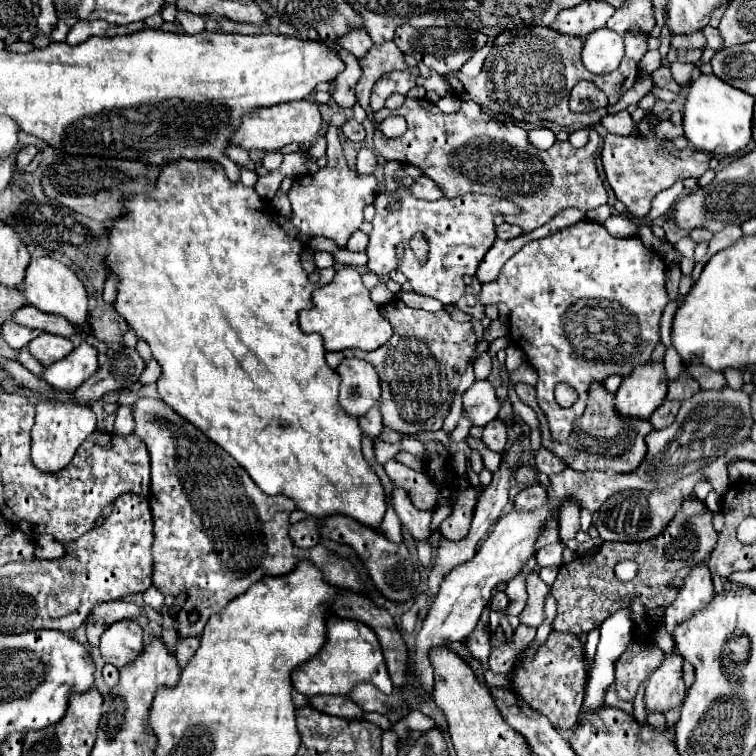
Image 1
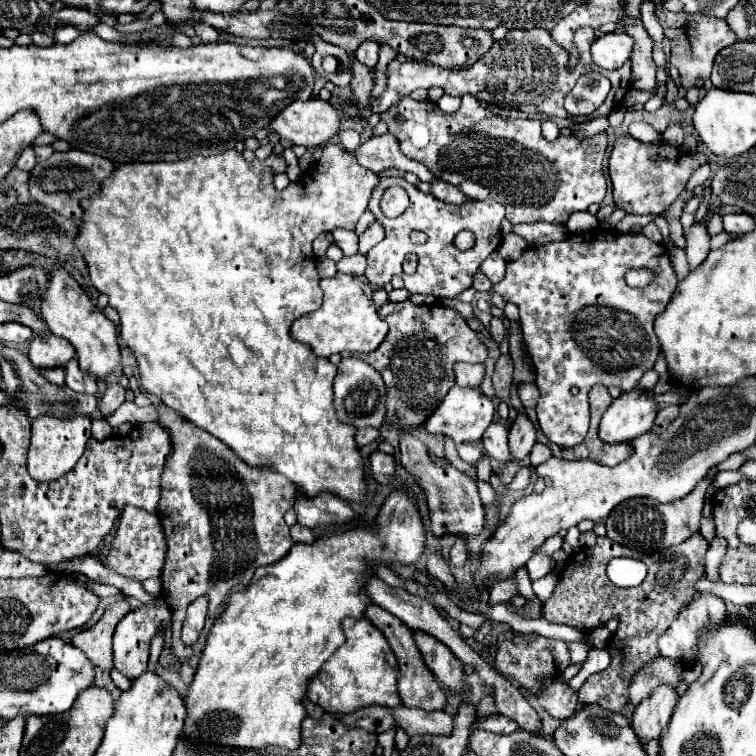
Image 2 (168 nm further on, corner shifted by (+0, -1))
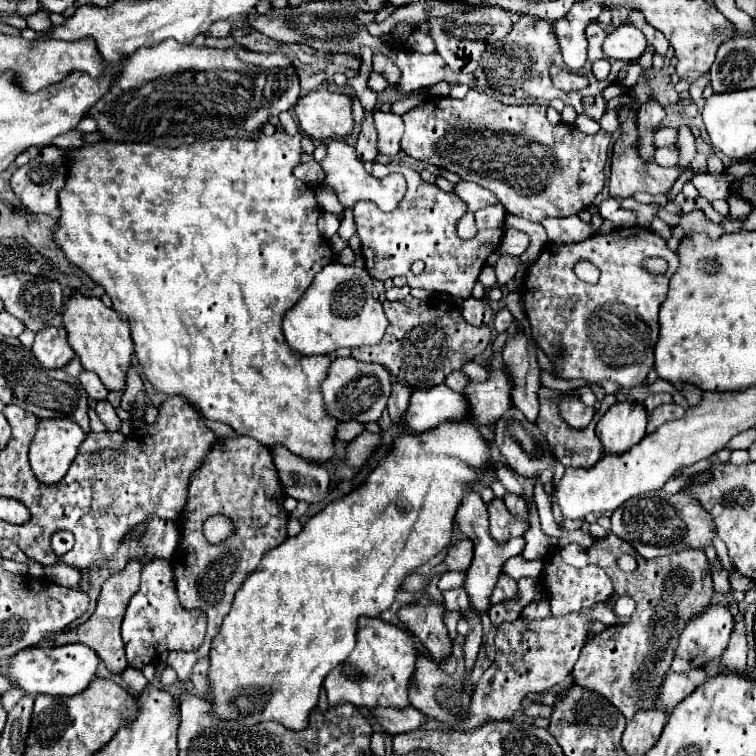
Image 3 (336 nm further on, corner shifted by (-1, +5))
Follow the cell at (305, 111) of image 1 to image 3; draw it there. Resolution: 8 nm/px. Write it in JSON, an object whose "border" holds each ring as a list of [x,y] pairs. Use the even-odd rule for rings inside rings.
{"border":[[[327,88],[309,92],[299,98],[295,116],[305,134],[317,142],[343,138],[353,132],[353,100],[347,94]]]}

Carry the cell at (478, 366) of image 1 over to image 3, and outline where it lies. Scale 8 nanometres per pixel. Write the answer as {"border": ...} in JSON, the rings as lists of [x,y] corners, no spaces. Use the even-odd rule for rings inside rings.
{"border":[[[451,372],[447,378],[445,378],[445,384],[455,390],[455,392],[463,392],[463,388],[467,386],[469,378],[463,374],[463,372]]]}

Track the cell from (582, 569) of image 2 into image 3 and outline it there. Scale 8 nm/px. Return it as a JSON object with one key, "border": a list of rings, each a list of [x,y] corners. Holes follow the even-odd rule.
{"border":[[[615,534],[597,540],[587,554],[591,564],[601,566],[607,576],[611,576],[615,588],[613,598],[631,596],[637,602],[637,610],[629,624],[609,626],[605,632],[587,640],[573,668],[573,676],[579,686],[605,696],[627,720],[631,720],[639,710],[649,710],[657,704],[661,680],[665,680],[671,670],[673,652],[685,624],[711,606],[713,580],[709,564],[701,550],[685,550],[671,558],[663,556],[657,560],[645,560]],[[625,552],[631,552],[637,560],[635,572],[623,572],[619,568],[617,560]]]}

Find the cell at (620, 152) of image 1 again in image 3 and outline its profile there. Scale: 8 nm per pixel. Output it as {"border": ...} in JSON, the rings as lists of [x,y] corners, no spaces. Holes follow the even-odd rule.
{"border":[[[627,104],[619,106],[619,130],[621,136],[615,142],[613,148],[613,162],[611,162],[611,186],[609,192],[613,198],[621,196],[633,196],[635,192],[647,192],[647,194],[665,194],[679,178],[680,169],[677,166],[664,168],[657,164],[645,164],[641,160],[641,156],[637,154],[637,128],[635,128],[635,118],[633,118],[633,110]]]}

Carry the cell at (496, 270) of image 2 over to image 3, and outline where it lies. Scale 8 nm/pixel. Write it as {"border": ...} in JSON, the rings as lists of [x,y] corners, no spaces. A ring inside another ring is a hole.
{"border":[[[501,256],[495,264],[495,272],[497,272],[497,282],[499,284],[507,284],[509,280],[513,280],[515,272],[517,272],[519,260],[513,256]]]}

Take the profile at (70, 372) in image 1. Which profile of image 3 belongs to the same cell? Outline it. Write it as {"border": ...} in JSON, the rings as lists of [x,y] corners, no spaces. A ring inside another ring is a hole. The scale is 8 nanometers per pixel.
{"border":[[[85,370],[85,372],[79,376],[79,380],[81,380],[81,386],[85,388],[85,392],[89,394],[91,400],[95,400],[95,402],[107,400],[109,390],[105,388],[105,384],[99,380],[99,376],[97,376],[95,372],[87,372],[87,370]]]}

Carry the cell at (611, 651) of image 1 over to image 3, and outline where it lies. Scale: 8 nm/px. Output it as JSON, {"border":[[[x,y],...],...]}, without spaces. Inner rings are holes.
{"border":[[[629,596],[629,598],[619,598],[617,600],[617,618],[623,618],[623,616],[631,616],[635,612],[635,600]]]}

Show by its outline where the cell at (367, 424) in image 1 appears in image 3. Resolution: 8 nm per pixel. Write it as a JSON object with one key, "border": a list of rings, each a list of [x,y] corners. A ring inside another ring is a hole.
{"border":[[[351,420],[349,424],[337,424],[337,432],[335,432],[335,438],[337,440],[343,440],[343,442],[351,442],[355,436],[359,436],[361,432],[365,430],[363,424],[357,424],[355,420]]]}

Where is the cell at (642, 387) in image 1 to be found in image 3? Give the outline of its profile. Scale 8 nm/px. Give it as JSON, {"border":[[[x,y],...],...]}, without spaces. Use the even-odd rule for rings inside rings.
{"border":[[[617,402],[597,422],[597,438],[605,454],[621,454],[643,440],[645,426],[647,412],[641,404],[633,408],[629,402]]]}

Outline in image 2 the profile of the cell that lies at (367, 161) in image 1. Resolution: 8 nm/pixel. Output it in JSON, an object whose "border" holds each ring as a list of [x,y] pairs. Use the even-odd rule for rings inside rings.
{"border":[[[392,134],[376,136],[376,138],[370,138],[368,142],[364,142],[356,150],[356,160],[360,162],[360,166],[364,166],[376,174],[394,166],[398,170],[406,170],[406,172],[416,174],[422,182],[434,180],[434,176],[424,168],[422,163],[414,162],[414,160],[406,158],[404,154],[400,154],[398,142]]]}

